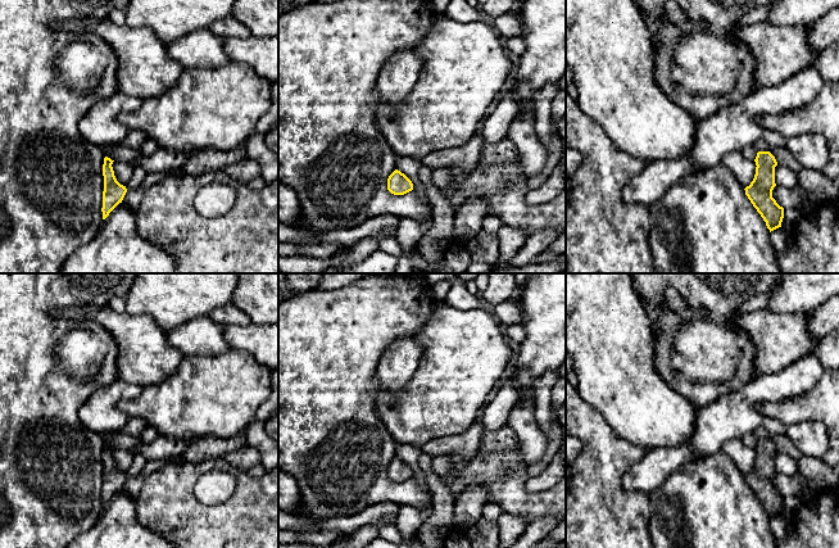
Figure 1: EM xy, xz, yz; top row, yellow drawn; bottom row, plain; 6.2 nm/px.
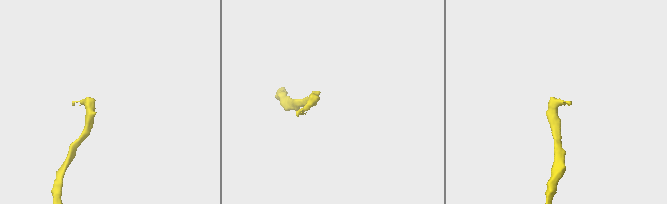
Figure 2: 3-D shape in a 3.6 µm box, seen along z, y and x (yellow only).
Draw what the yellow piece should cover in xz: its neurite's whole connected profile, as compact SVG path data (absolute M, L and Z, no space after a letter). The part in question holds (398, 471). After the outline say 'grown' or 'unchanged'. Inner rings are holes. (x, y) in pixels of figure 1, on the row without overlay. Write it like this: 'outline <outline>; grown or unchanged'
outline M395 457L387 466L387 477L394 483L404 483L413 477L413 471L404 461Z; unchanged

